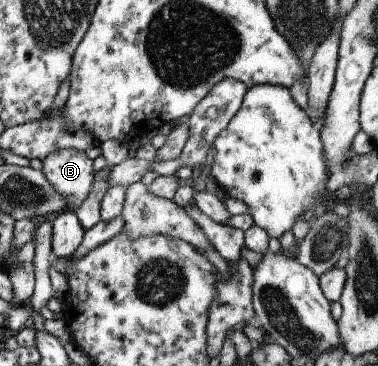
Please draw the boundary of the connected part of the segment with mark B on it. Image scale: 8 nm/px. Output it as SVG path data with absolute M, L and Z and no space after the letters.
M54 150L41 161L41 173L58 190L68 198L70 210L75 210L88 196L93 183L94 171L92 161L78 150Z

